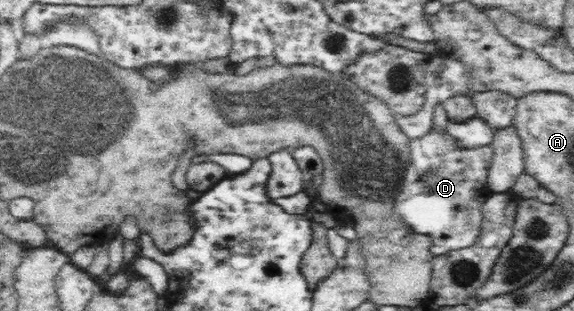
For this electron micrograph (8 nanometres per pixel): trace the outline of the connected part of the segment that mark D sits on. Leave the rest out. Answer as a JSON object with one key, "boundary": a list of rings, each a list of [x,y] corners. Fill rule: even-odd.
{"boundary":[[[435,129],[421,140],[411,141],[411,164],[407,175],[403,177],[401,191],[395,196],[395,211],[415,231],[415,234],[433,237],[430,247],[431,255],[439,257],[454,249],[473,245],[481,232],[481,206],[494,193],[487,187],[487,177],[492,165],[493,148],[491,145],[475,149],[460,149],[454,144],[453,138],[445,134],[437,134]]]}

